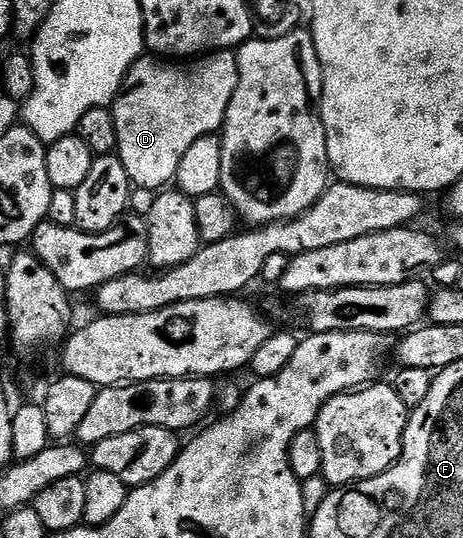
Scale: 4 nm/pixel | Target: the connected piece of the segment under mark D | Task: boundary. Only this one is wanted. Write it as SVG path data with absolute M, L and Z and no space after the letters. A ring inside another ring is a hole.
M214 51L188 63L170 63L149 55L142 56L141 60L135 62L129 68L124 86L111 106L117 132L115 153L120 157L130 182L136 188L138 185L141 189L164 190L168 186L165 184L168 181L170 184L176 178L179 159L187 155L187 147L191 147L195 139L216 134L225 124L227 107L235 95L238 83L237 55L233 51Z

